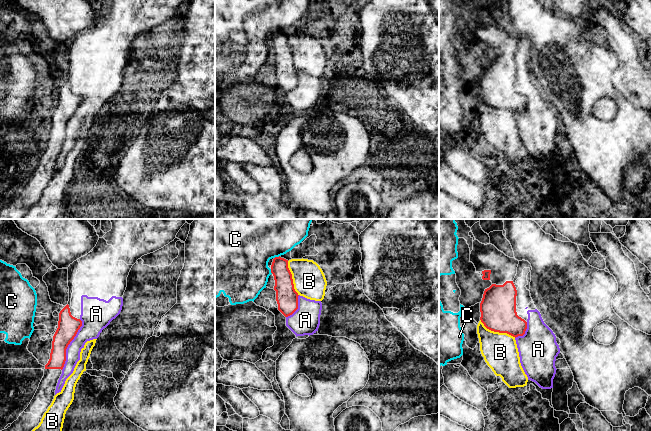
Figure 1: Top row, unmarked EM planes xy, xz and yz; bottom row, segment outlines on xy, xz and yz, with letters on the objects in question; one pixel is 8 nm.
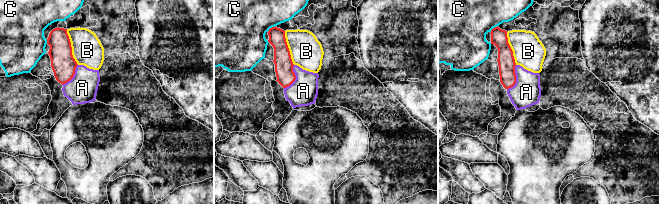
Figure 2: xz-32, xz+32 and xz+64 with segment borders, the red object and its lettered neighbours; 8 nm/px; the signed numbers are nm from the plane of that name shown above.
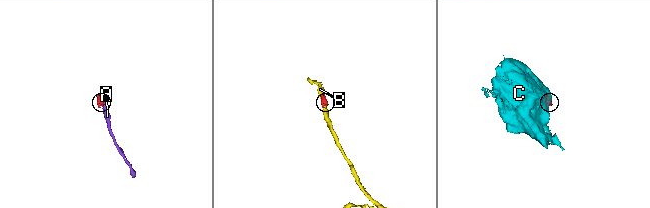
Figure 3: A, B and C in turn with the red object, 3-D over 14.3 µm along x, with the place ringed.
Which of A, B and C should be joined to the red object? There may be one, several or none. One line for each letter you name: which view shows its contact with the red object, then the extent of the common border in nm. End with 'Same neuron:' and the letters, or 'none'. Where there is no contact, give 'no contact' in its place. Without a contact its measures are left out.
Same neuron: none

